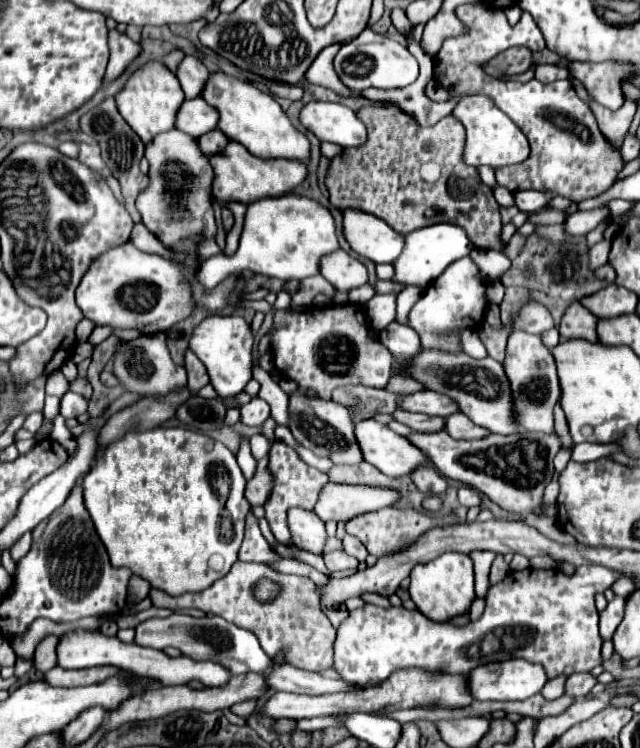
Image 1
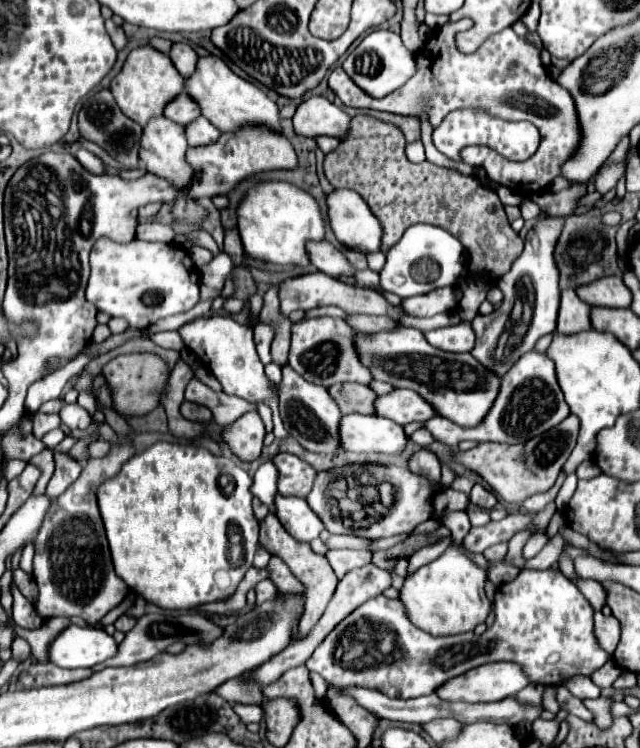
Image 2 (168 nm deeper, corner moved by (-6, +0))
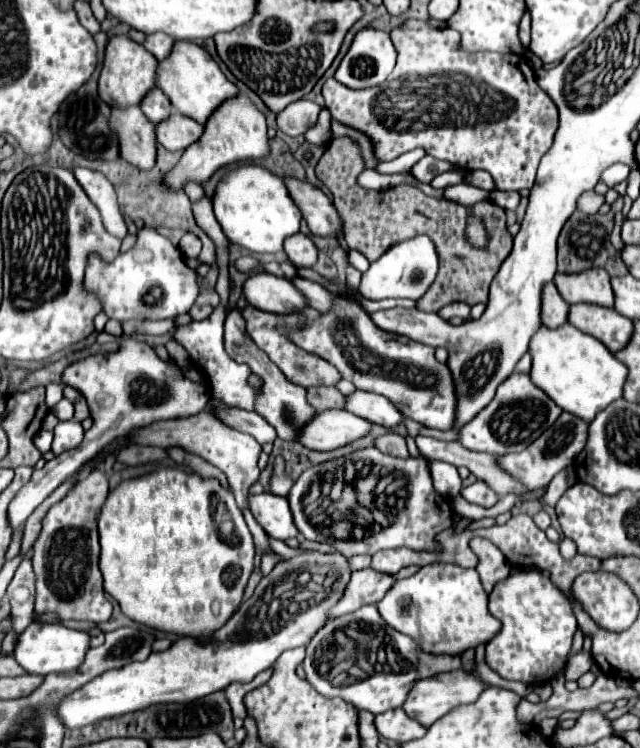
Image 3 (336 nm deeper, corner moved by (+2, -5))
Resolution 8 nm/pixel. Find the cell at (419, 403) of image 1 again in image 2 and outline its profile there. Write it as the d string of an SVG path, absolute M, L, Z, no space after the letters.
M395 389L393 393L377 399L377 415L387 417L399 425L407 425L411 421L423 423L423 421L435 417L437 411L417 391Z

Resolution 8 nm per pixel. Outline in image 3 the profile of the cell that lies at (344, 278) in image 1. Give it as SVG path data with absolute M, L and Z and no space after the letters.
M297 232L289 238L285 238L283 250L297 268L309 268L317 262L317 248L311 242L311 238L305 236L303 232Z

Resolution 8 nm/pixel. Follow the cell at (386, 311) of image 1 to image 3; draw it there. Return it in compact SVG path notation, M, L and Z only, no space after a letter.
M417 236L417 238L411 238L409 242L391 246L377 262L373 262L361 278L359 294L365 296L367 300L383 300L383 298L419 300L433 284L437 270L439 270L439 258L433 242L425 236Z

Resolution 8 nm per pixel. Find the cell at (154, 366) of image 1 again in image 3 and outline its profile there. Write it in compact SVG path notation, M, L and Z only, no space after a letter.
M229 408L229 410L221 410L219 418L239 430L245 432L249 436L253 436L259 444L267 444L267 442L275 442L277 432L273 430L273 426L269 426L269 422L265 422L265 418L261 418L257 412L249 412L249 410L241 410L241 408Z

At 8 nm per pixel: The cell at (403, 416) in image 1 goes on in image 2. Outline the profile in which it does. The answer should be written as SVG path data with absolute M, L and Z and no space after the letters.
M531 349L529 353L521 355L511 369L503 375L501 379L501 393L489 411L489 417L473 427L465 429L449 421L447 417L431 417L425 421L425 429L435 437L435 441L445 443L449 447L457 447L459 441L463 439L473 439L473 441L501 441L501 443L525 443L527 439L541 435L555 425L559 425L565 417L569 415L569 407L563 401L563 391L559 389L557 383L557 373L555 373L555 363L545 357L545 353L537 353Z

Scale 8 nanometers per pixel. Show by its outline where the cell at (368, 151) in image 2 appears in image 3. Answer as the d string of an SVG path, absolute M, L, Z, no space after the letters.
M349 138L333 140L327 146L321 160L317 162L315 172L317 178L333 194L333 204L337 206L337 212L341 214L343 220L343 240L347 248L359 250L369 262L375 262L377 258L381 258L381 254L389 250L389 246L395 246L403 240L421 234L433 240L439 256L439 272L427 294L419 298L417 310L437 312L451 302L465 302L469 306L487 302L489 284L495 278L501 262L509 256L509 250L513 248L513 236L507 230L505 210L501 206L485 200L471 208L471 214L481 218L489 230L489 246L477 250L469 246L463 238L469 210L463 208L461 204L425 196L421 190L407 184L399 184L395 188L381 192L361 188L357 184L357 176L363 172L363 162L359 156L359 146Z

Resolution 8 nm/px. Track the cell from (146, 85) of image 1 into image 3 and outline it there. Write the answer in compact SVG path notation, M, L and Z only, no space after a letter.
M121 34L109 36L107 48L105 48L105 60L99 76L101 100L119 108L137 104L155 86L155 70L157 70L157 58L153 58L153 54L149 54L141 44Z

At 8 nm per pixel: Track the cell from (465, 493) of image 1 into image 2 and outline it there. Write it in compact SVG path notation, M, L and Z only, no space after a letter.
M475 485L471 489L471 495L469 495L471 503L477 505L477 507L483 507L483 509L493 509L497 505L497 499L491 491L487 491L483 485Z

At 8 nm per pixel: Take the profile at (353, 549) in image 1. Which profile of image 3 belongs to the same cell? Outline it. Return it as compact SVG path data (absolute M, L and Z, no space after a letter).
M373 568L355 570L351 574L351 582L347 584L341 602L333 606L331 618L355 612L365 604L377 604L393 584L395 584L395 576L391 574Z

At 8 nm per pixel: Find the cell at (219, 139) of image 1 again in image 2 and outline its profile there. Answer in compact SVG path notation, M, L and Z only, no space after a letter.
M199 117L197 121L193 121L193 125L185 127L185 135L189 141L189 147L201 147L201 145L211 145L219 139L219 129L213 127L211 121L207 121L205 117Z

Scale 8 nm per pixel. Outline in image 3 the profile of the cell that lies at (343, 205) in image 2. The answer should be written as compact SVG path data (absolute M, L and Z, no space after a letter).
M283 178L285 188L289 196L293 198L295 206L301 210L309 230L317 236L333 236L337 238L339 232L343 230L343 222L331 204L331 200L313 184L307 180L297 180L297 178Z

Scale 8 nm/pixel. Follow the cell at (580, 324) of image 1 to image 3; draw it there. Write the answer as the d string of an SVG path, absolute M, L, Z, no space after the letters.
M547 282L541 292L541 322L547 328L559 328L567 322L569 304L559 296L553 282Z

